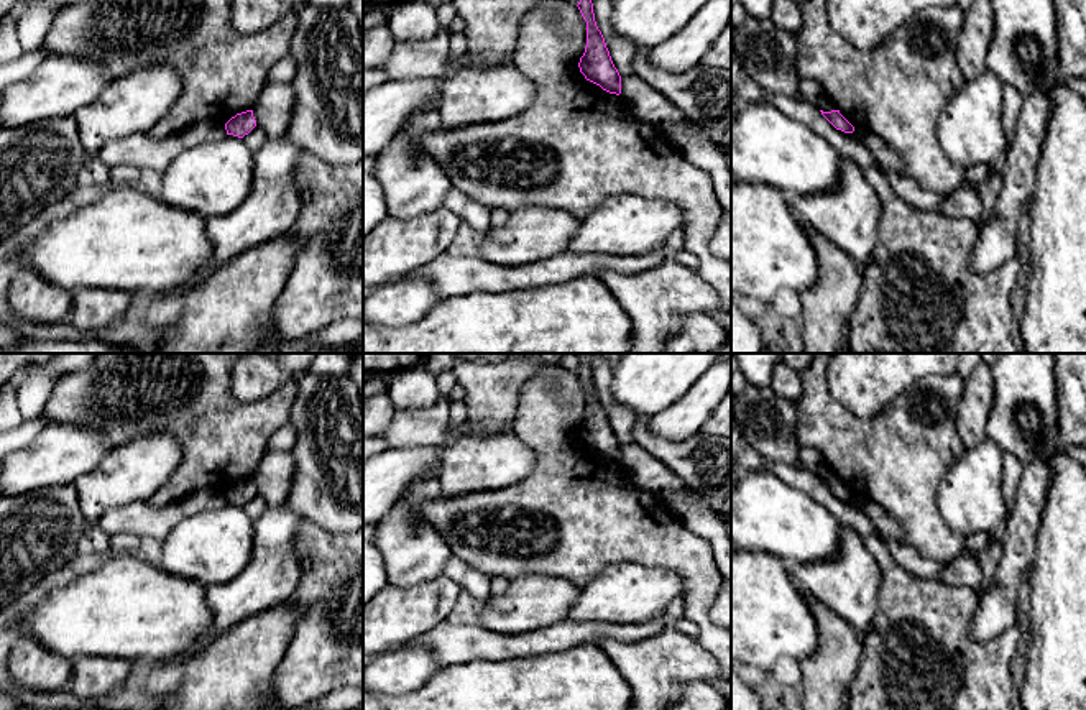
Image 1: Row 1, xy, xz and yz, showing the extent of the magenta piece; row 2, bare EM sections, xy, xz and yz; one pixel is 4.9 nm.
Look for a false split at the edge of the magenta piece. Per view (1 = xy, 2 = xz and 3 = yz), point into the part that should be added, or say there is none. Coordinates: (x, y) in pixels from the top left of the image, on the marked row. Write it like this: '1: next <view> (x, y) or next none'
1: next none
2: next none
3: next none

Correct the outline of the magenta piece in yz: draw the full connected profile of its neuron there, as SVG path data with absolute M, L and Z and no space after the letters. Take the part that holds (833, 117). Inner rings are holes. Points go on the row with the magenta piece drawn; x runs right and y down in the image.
M840 110L820 112L836 130L841 130L844 133L854 131L854 127L840 113Z

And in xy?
M253 110L237 113L225 123L227 135L243 138L256 127Z

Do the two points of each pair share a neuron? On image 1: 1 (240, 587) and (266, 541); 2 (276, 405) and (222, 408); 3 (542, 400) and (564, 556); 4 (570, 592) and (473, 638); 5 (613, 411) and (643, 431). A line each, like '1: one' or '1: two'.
1: one
2: one
3: one
4: two
5: two

